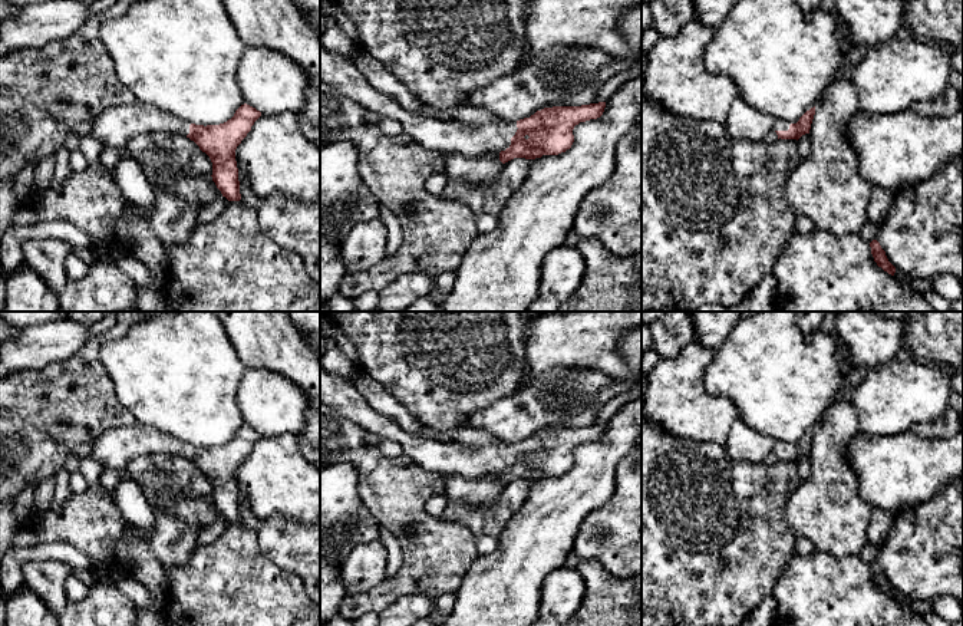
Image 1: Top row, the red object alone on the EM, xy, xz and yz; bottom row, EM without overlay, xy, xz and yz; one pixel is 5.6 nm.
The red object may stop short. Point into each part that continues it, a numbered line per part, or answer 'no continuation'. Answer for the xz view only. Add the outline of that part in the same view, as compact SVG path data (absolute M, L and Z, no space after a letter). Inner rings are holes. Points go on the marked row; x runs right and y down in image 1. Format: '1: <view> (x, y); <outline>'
1: xz (339, 72); M320 36L320 80L380 118L400 122L403 134L419 145L443 154L464 156L499 155L511 145L517 122L471 125L418 115L403 108L395 98L377 92L352 59L324 49Z

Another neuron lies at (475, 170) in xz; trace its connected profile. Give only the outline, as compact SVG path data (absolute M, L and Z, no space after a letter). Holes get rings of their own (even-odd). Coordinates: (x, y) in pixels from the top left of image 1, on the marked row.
M458 152L446 155L443 174L449 179L462 179L474 185L492 181L502 169L499 155L464 156Z

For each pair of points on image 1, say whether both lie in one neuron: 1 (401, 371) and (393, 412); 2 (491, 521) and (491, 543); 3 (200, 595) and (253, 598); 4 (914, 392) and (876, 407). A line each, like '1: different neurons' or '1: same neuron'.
1: different neurons
2: different neurons
3: same neuron
4: same neuron

